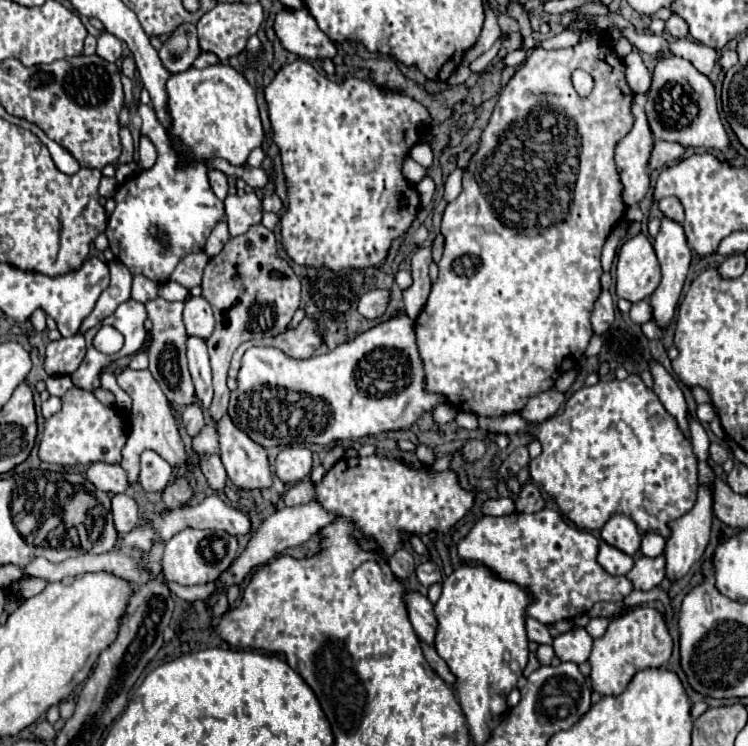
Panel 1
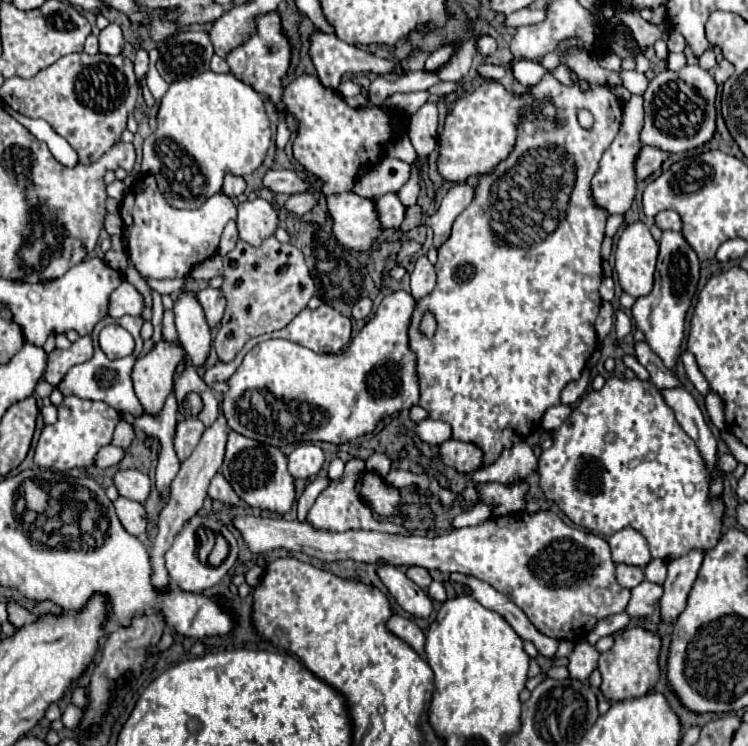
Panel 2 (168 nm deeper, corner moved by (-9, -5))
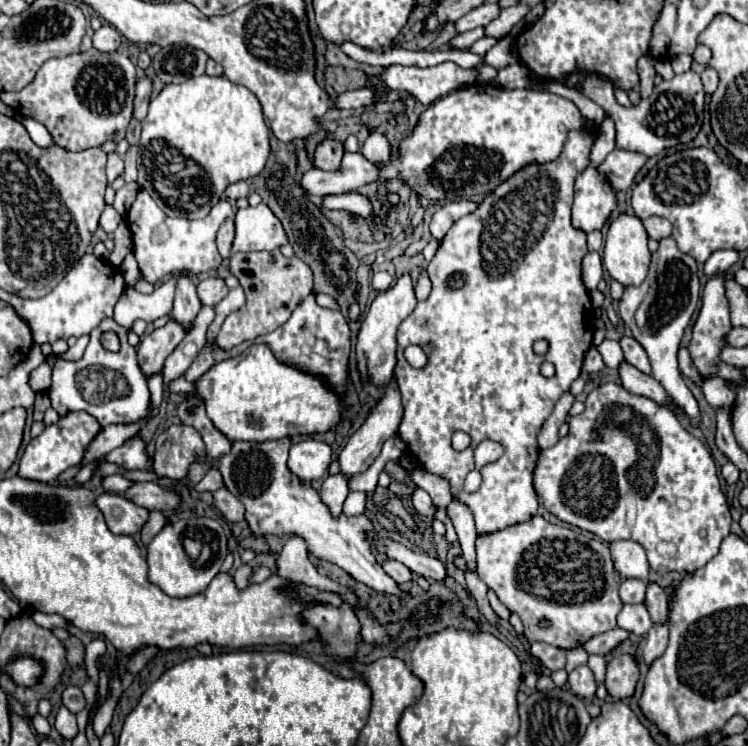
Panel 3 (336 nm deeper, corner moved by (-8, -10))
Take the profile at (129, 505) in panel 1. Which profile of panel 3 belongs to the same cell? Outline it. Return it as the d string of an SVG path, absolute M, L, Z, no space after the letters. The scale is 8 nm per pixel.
M102 493L96 505L104 513L104 519L112 533L120 533L120 535L140 533L140 529L148 519L148 509L138 507L116 493Z

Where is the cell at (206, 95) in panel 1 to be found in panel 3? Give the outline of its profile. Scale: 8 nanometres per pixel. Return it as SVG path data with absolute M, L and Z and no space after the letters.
M200 75L180 85L166 85L160 95L150 101L138 147L138 185L152 195L166 215L202 219L220 201L230 183L256 177L264 169L270 155L270 129L258 99L246 87L226 77Z

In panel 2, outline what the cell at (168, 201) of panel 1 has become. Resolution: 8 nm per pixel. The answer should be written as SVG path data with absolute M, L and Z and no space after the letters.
M143 176L121 202L129 260L141 276L149 278L181 278L189 274L195 264L215 256L219 236L225 224L235 216L237 208L223 192L211 196L199 210L175 210L161 196L153 176Z

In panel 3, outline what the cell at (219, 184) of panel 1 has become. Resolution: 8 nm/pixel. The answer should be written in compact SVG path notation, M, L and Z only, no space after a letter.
M238 181L238 183L228 185L226 191L224 191L224 197L230 199L230 201L236 201L240 197L248 197L248 185L246 185L246 181Z

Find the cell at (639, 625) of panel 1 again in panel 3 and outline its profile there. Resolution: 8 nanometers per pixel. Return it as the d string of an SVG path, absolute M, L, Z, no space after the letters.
M622 653L622 655L616 655L608 663L604 685L612 699L622 701L622 699L630 699L634 695L638 679L640 679L638 661L632 655Z

